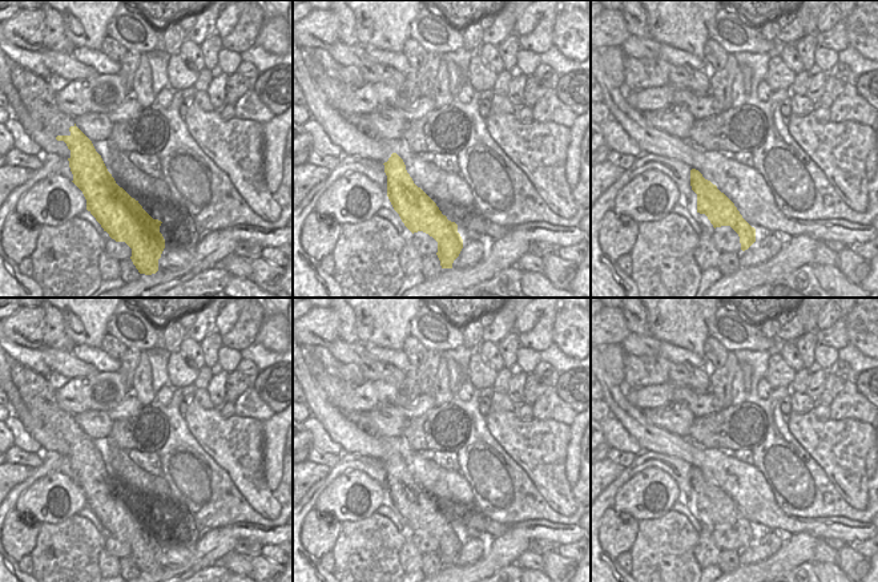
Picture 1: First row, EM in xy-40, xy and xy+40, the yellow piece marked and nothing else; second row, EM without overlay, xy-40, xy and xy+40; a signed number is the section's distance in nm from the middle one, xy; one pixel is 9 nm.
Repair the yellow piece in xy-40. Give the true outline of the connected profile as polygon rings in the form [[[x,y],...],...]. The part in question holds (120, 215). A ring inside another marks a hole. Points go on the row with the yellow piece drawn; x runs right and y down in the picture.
[[[15,64],[11,82],[29,114],[57,141],[67,144],[72,182],[82,191],[86,210],[112,239],[125,242],[132,248],[130,259],[140,274],[156,274],[165,248],[165,239],[160,233],[162,222],[153,219],[138,201],[116,183],[92,141],[76,126],[76,117],[57,109],[56,84],[48,84],[43,77]]]

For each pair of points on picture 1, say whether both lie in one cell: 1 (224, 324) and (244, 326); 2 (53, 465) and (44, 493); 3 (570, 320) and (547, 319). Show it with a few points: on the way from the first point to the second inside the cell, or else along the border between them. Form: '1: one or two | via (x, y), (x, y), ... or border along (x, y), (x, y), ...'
1: two | border along (241, 311), (236, 323), (221, 335)
2: two | border along (71, 477), (52, 472), (24, 490)
3: two | border along (558, 311), (554, 319), (552, 342)

